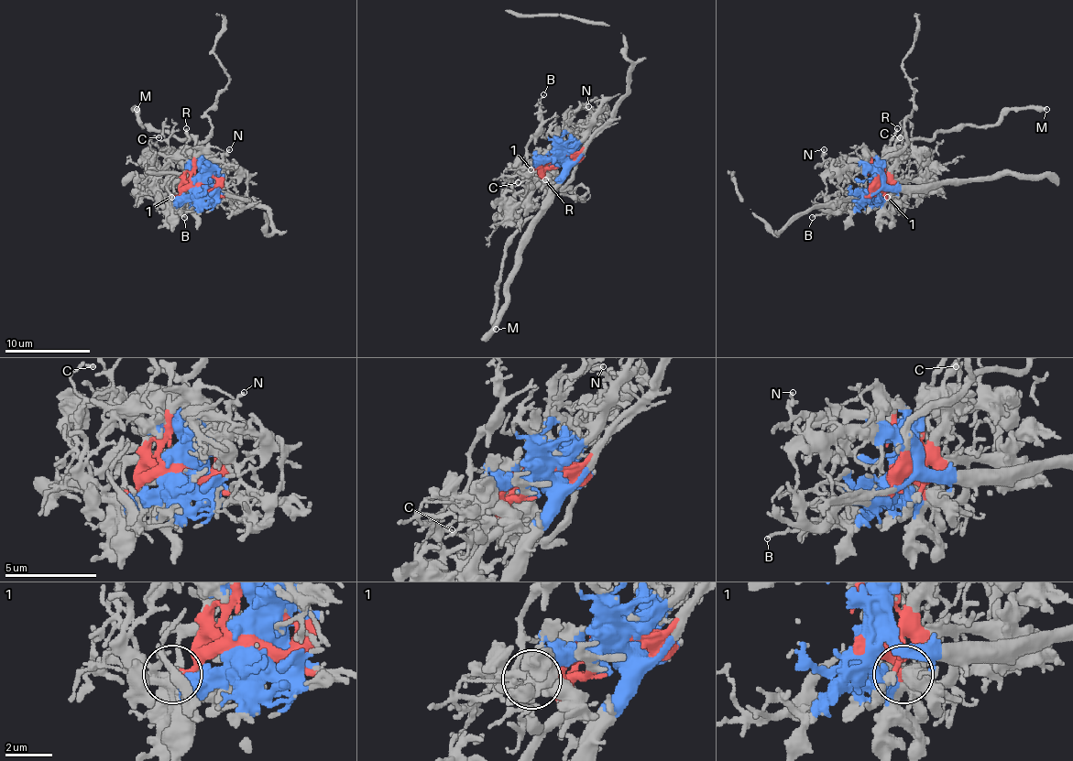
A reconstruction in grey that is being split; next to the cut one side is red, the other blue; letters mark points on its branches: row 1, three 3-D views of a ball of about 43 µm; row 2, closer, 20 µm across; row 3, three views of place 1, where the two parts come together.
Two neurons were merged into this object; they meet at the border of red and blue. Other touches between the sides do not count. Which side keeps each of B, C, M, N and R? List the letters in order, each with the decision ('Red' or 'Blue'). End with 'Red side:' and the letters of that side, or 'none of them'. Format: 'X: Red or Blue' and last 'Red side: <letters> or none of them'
B: Red
C: Red
M: Red
N: Blue
R: Blue
Red side: B, C, M

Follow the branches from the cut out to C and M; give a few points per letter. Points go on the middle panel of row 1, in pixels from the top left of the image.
C: (557, 154), (551, 157), (542, 176), (530, 184), (523, 178), (508, 184), (519, 182)
M: (557, 154), (551, 157), (542, 169), (542, 179), (559, 186), (506, 248), (501, 278), (495, 293), (495, 330)

